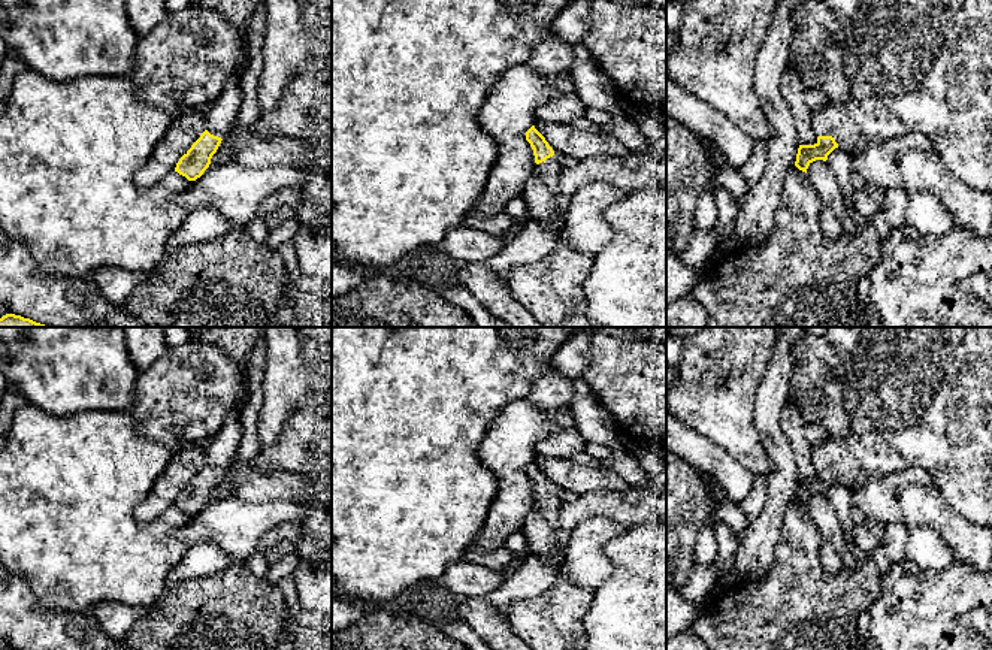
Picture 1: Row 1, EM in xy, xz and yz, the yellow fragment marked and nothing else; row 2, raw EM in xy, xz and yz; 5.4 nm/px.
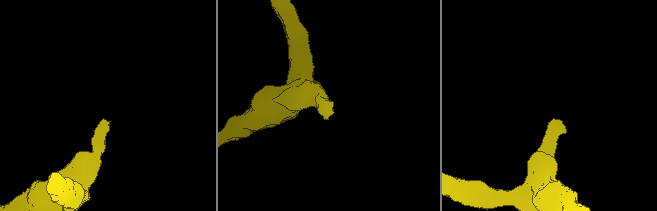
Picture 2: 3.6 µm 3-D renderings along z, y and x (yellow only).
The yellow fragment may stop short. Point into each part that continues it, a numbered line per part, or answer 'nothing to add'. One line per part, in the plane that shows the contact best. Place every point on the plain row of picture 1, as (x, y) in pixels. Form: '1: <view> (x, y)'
1: xz (553, 620)

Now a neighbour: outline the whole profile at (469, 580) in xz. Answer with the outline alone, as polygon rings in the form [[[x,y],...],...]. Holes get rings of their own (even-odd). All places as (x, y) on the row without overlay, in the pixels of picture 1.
[[[462,560],[448,565],[448,568],[435,581],[439,589],[453,592],[459,596],[483,598],[503,586],[505,580],[505,571],[496,571],[478,563]]]

